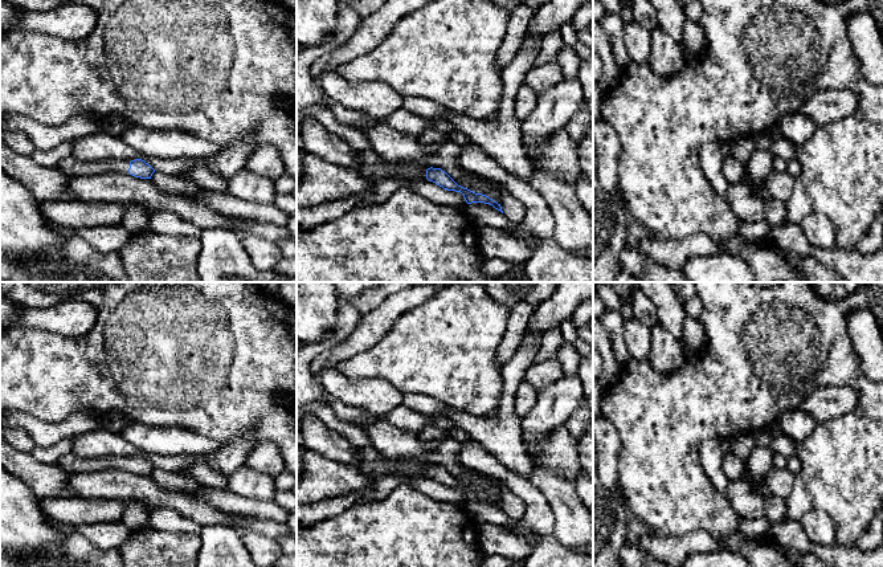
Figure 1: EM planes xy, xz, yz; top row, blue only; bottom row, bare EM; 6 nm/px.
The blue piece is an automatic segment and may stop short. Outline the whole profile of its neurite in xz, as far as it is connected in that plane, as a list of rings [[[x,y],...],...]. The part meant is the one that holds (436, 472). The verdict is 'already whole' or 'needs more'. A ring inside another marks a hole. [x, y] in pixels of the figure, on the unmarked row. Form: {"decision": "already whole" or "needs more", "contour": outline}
{"decision": "already whole", "contour": [[[428,465],[426,466],[426,476],[429,478],[436,480],[437,482],[442,484],[443,486],[447,488],[455,488],[455,489],[461,489],[466,497],[467,501],[471,499],[485,499],[485,501],[490,501],[492,502],[495,506],[502,507],[500,501],[498,501],[496,498],[494,498],[492,495],[490,495],[486,491],[482,490],[475,490],[467,485],[463,485],[461,482],[458,482],[445,468],[442,468],[441,465]]]}

